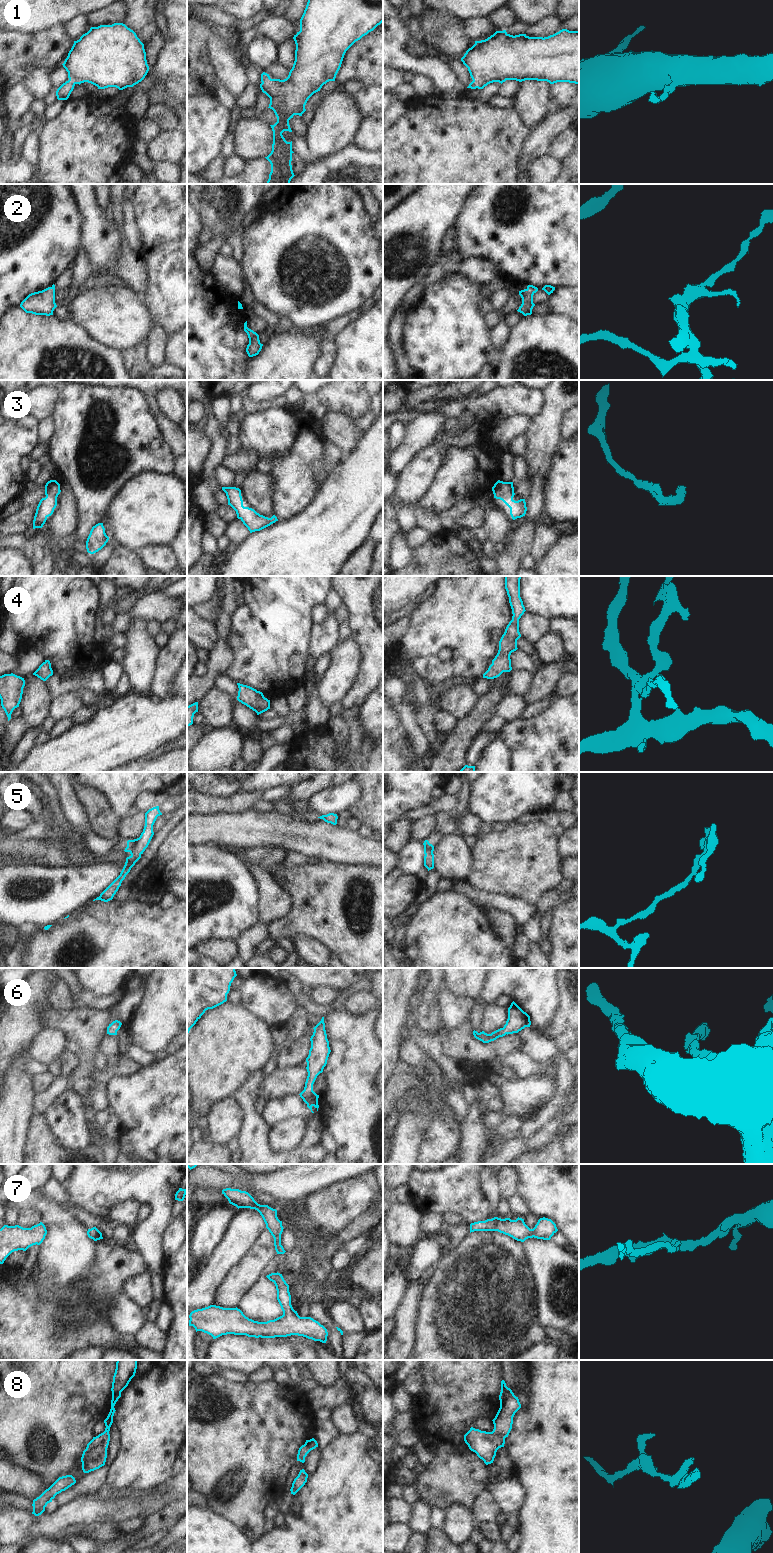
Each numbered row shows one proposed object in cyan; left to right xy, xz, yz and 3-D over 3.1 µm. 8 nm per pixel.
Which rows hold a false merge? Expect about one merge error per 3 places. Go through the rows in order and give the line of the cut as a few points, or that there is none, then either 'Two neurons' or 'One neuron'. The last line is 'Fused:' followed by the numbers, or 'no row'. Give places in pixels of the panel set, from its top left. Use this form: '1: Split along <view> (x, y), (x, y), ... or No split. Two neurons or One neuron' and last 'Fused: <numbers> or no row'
1: No split. One neuron
2: No split. One neuron
3: No split. One neuron
4: No split. One neuron
5: No split. One neuron
6: No split. One neuron
7: No split. One neuron
8: No split. One neuron
Fused: no row.

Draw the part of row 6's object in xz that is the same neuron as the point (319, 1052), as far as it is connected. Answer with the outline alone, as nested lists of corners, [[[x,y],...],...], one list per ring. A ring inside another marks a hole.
[[[322,1017],[321,1021],[313,1029],[314,1032],[310,1038],[311,1048],[309,1050],[309,1055],[306,1058],[308,1076],[304,1090],[299,1094],[312,1113],[314,1113],[312,1111],[313,1106],[317,1111],[319,1108],[319,1095],[313,1091],[313,1084],[317,1076],[323,1072],[331,1052],[325,1030],[324,1017]]]

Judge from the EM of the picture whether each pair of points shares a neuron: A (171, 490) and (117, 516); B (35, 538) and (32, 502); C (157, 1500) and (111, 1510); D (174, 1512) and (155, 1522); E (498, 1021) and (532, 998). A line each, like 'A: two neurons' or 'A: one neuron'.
A: one neuron
B: two neurons
C: one neuron
D: one neuron
E: two neurons

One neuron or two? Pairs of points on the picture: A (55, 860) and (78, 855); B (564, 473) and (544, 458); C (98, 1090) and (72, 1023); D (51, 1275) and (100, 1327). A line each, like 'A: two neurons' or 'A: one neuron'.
A: one neuron
B: two neurons
C: two neurons
D: two neurons

